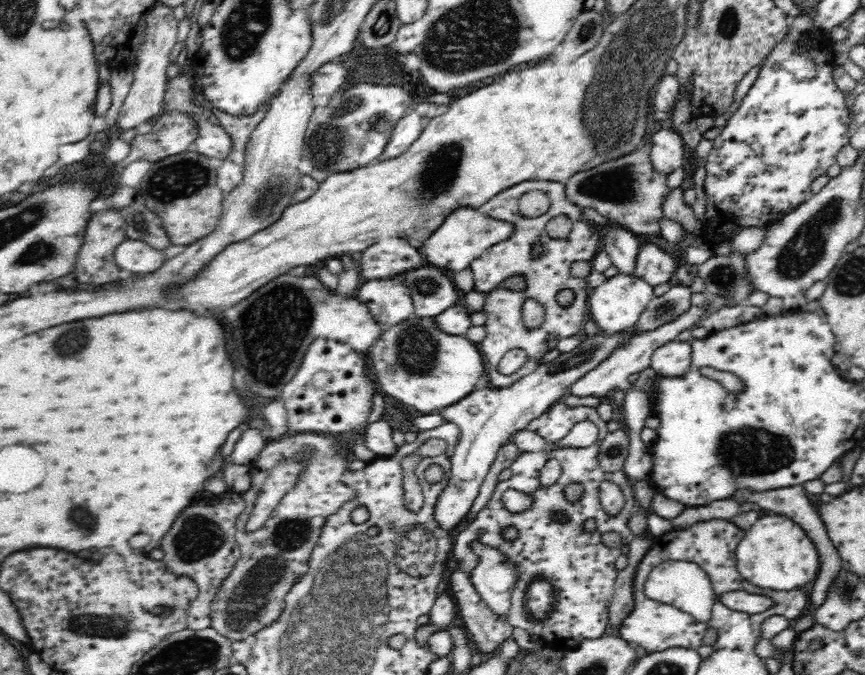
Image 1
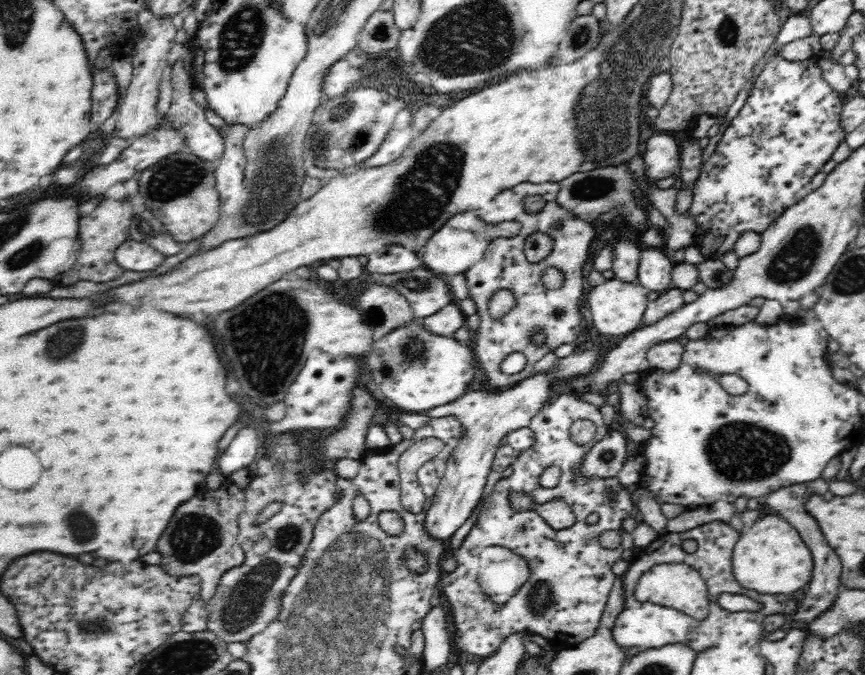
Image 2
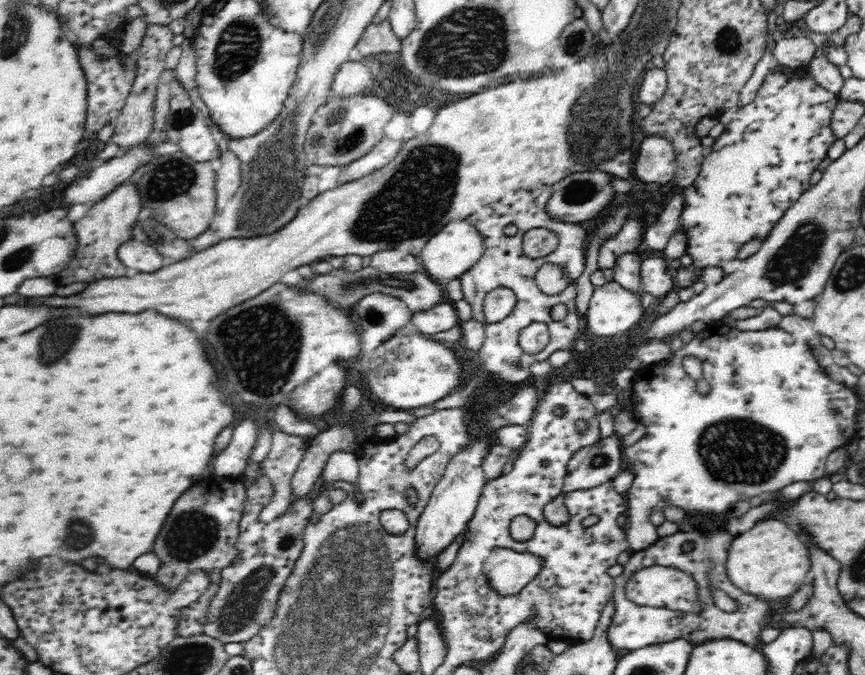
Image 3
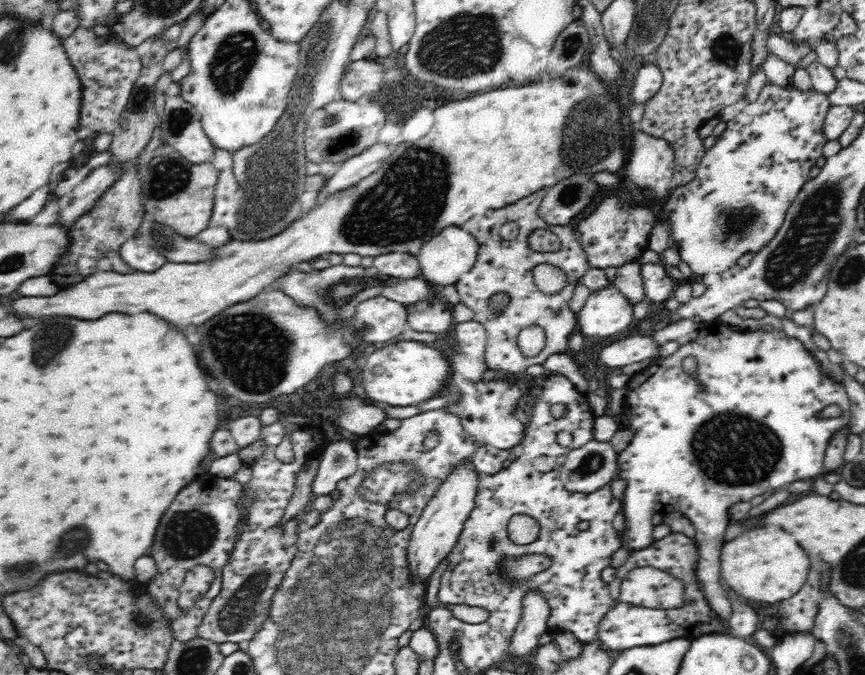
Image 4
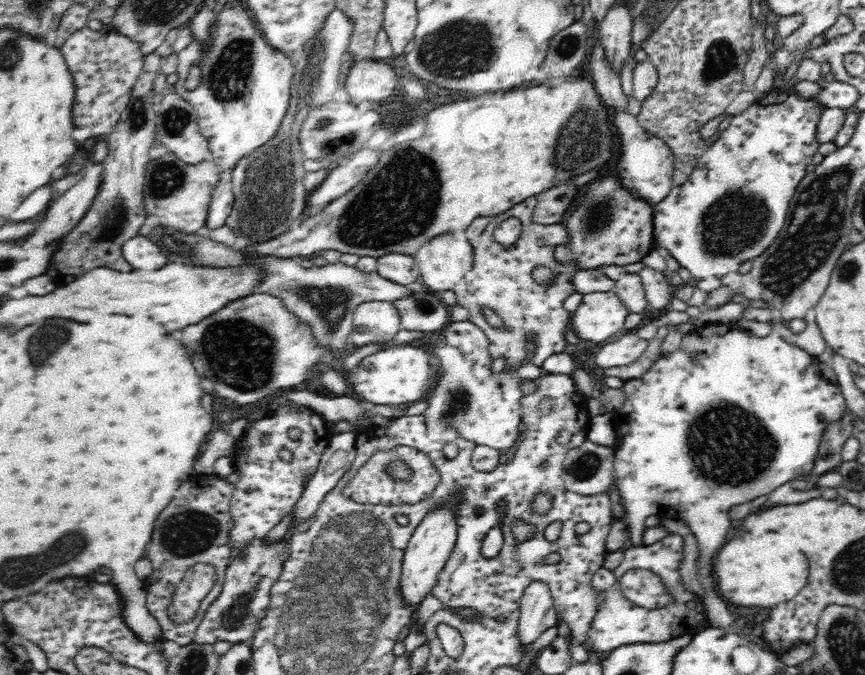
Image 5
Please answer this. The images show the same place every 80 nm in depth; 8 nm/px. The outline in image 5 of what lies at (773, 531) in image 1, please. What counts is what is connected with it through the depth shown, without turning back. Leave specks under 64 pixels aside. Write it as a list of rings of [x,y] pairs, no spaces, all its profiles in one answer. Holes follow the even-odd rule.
[[[764,532],[760,536],[734,538],[726,542],[712,566],[718,592],[728,604],[738,608],[774,608],[776,605],[793,606],[793,598],[808,582],[808,560],[802,552],[794,550],[788,540],[778,532]]]

